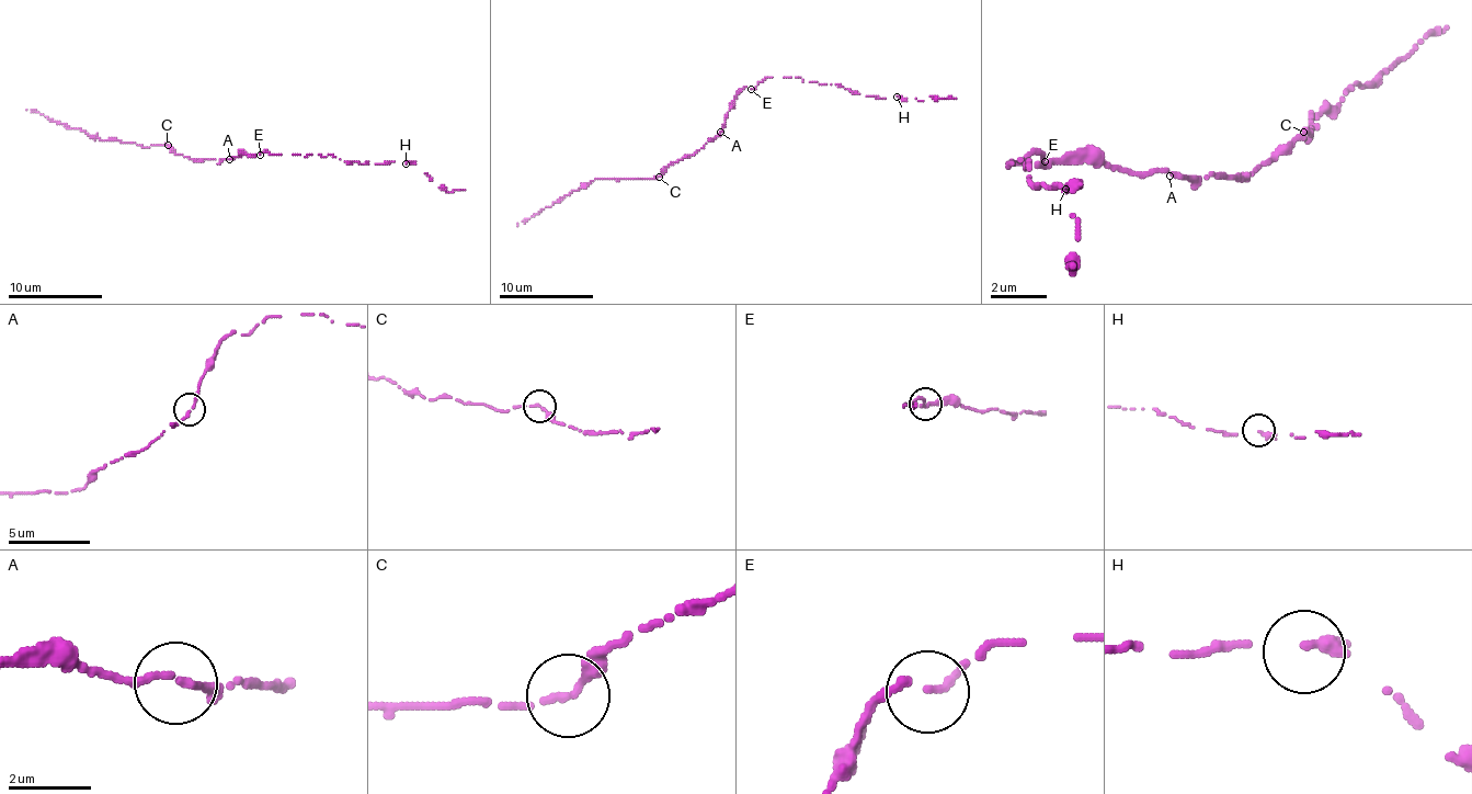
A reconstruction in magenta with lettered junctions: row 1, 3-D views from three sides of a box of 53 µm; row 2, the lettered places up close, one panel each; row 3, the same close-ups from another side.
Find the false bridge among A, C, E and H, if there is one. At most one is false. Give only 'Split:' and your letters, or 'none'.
Split: none

